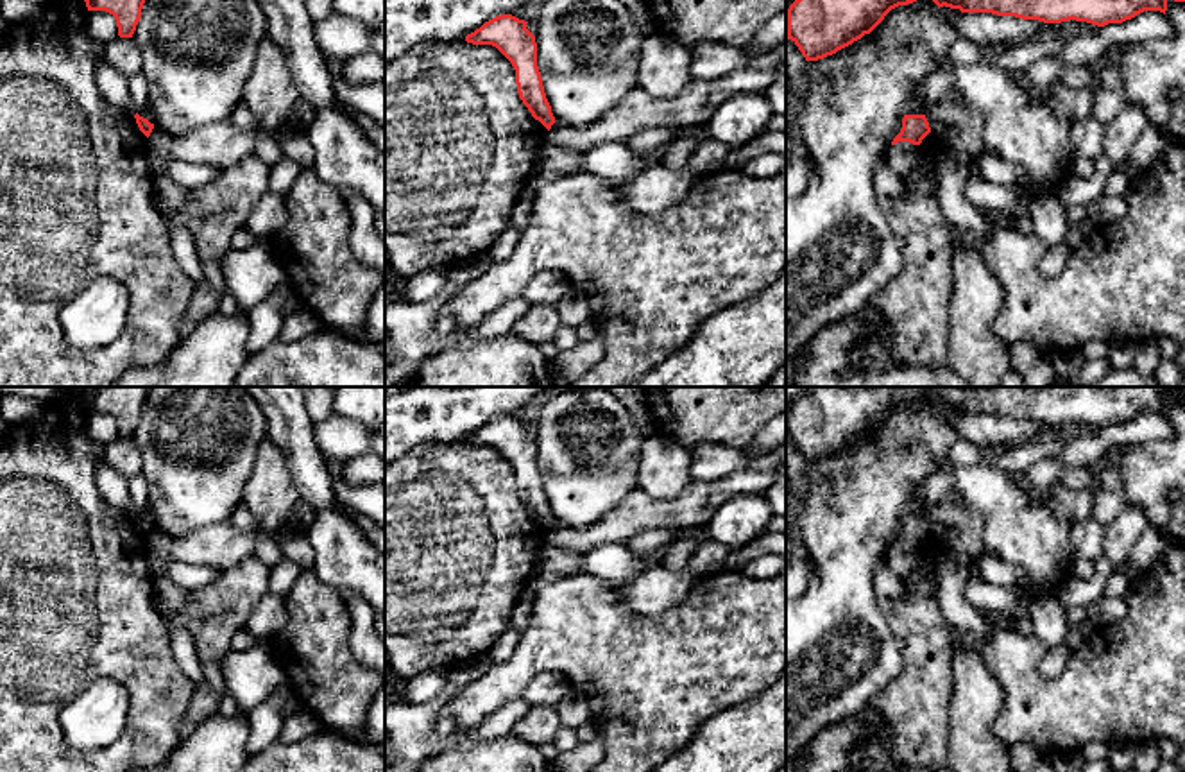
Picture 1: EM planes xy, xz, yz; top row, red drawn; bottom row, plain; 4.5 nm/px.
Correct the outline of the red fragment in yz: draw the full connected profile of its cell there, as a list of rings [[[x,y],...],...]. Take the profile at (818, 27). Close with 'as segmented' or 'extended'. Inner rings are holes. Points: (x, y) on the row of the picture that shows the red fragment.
[[[795,0],[788,9],[788,39],[806,61],[818,61],[870,34],[884,16],[916,0]]]; as segmented

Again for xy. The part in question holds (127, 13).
[[[84,0],[88,11],[106,11],[115,16],[118,36],[132,38],[145,0]]]; as segmented

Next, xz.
[[[501,14],[467,34],[465,41],[473,45],[492,45],[512,63],[519,99],[532,116],[550,131],[555,116],[537,66],[535,36],[526,29],[526,23],[512,14]]]; as segmented

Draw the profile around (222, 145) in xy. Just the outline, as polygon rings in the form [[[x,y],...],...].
[[[229,120],[199,127],[183,136],[152,129],[147,138],[154,177],[163,176],[163,165],[170,159],[204,163],[220,172],[254,154],[256,140],[263,131],[243,131]]]

